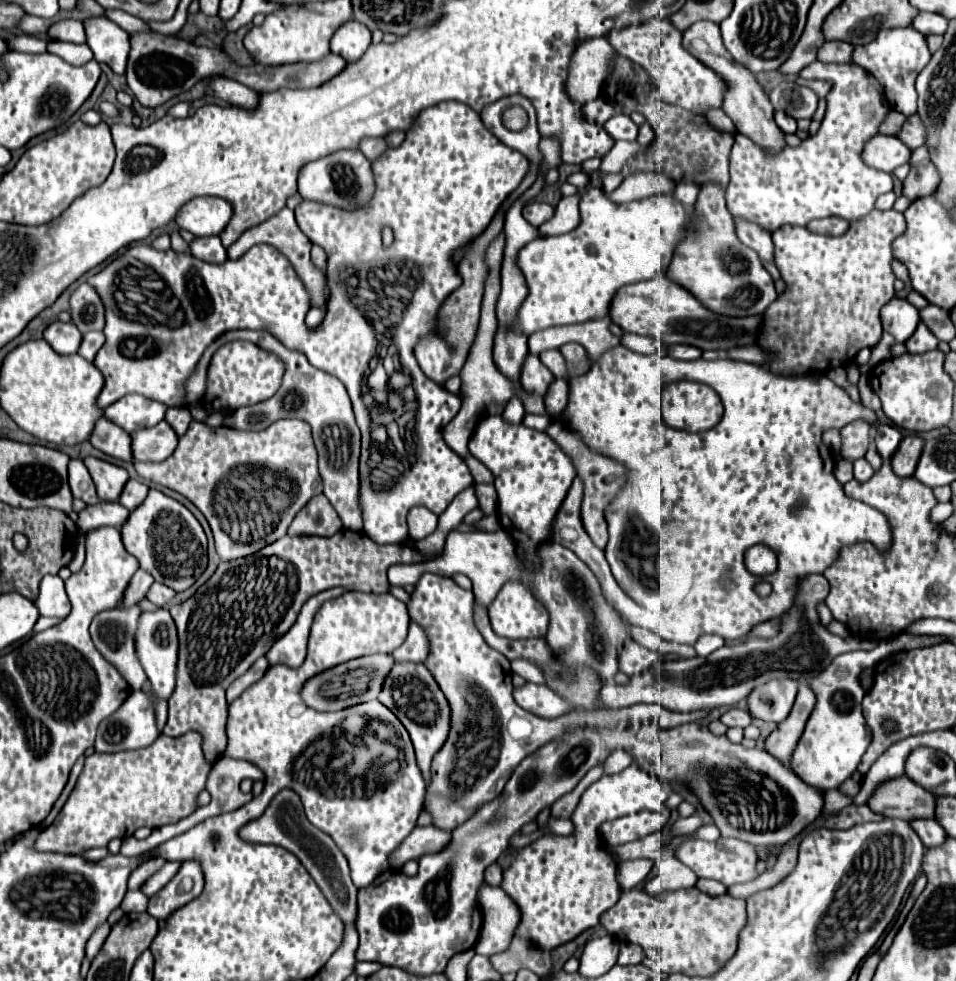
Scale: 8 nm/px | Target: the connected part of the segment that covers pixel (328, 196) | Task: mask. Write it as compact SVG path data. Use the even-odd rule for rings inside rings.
M341 149L317 161L309 161L299 169L297 179L299 195L303 199L329 203L343 209L357 209L365 205L373 195L373 175L371 175L371 161L355 149Z

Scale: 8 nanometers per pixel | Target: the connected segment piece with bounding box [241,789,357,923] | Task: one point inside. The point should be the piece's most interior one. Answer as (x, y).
(284, 823)

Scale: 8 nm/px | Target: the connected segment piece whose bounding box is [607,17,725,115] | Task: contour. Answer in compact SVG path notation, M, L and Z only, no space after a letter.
M655 17L641 25L631 25L631 27L623 27L617 31L609 31L607 41L611 43L611 47L615 47L615 51L619 51L619 55L641 65L651 75L663 101L689 109L697 115L709 107L721 107L725 83L719 79L717 73L713 73L703 63L695 61L693 55L689 55L683 49L681 33L673 27L671 19Z

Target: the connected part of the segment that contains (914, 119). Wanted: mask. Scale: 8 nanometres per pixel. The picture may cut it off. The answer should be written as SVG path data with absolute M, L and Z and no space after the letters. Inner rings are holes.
M917 113L911 115L911 117L907 117L907 121L903 123L901 131L897 133L897 139L903 141L909 149L915 149L915 147L923 145L923 139L925 139L925 127L923 127L923 123L921 123L921 119L919 119Z

